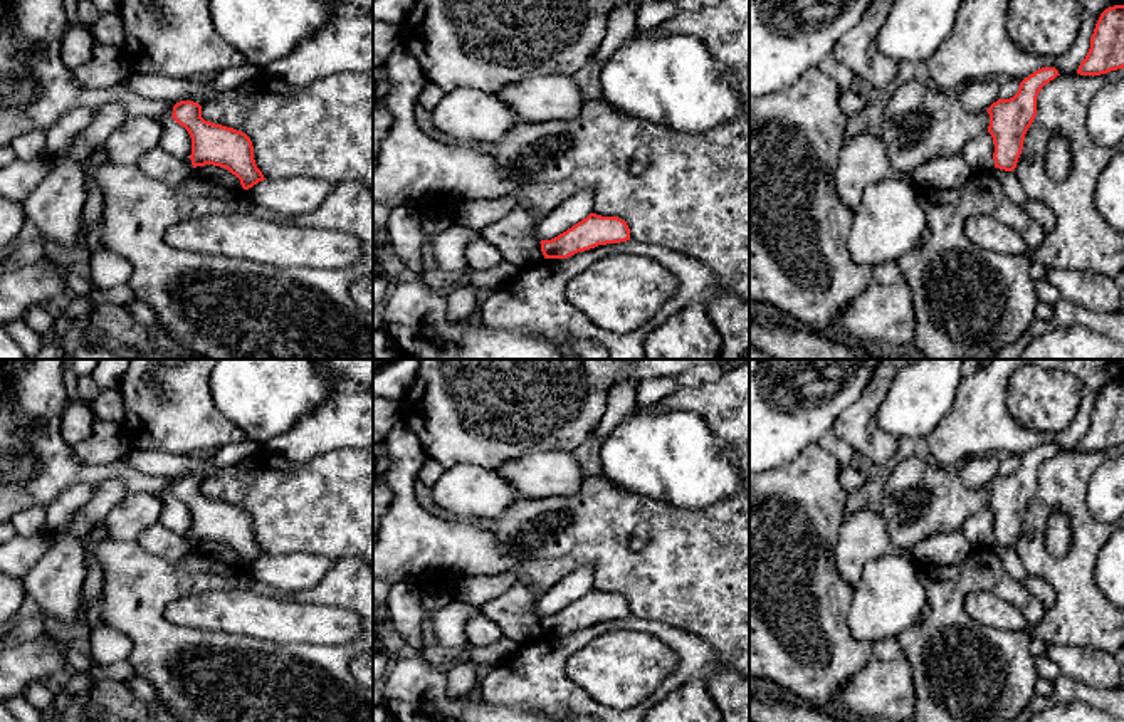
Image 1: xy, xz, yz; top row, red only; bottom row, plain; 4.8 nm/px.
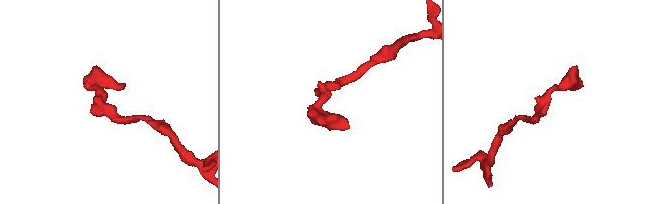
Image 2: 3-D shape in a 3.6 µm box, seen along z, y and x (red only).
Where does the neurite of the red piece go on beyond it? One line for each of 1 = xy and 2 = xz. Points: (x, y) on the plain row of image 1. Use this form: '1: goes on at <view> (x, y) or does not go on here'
1: goes on at xy (36, 464)
2: does not go on here

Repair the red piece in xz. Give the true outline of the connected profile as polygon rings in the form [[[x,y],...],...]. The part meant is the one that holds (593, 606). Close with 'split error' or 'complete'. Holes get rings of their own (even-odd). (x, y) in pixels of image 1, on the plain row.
[[[590,589],[566,608],[551,616],[541,616],[539,620],[544,635],[568,635],[598,621],[627,616],[630,616],[630,604],[625,596]]]; complete

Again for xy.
[[[2,359],[2,373],[8,386],[8,400],[0,406],[0,522],[29,507],[47,507],[62,490],[74,484],[97,487],[108,479],[121,479],[126,494],[161,495],[171,492],[192,514],[192,541],[213,541],[228,546],[240,556],[244,566],[264,557],[254,536],[250,514],[234,504],[215,500],[202,494],[202,482],[193,477],[180,477],[175,482],[141,473],[126,465],[124,458],[109,465],[84,463],[76,458],[62,438],[62,413],[69,395],[62,379],[64,359]]]; split error

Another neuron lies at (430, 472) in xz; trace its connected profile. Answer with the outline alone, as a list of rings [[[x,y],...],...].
[[[427,458],[417,475],[417,480],[432,489],[444,473],[445,468],[439,462]]]

